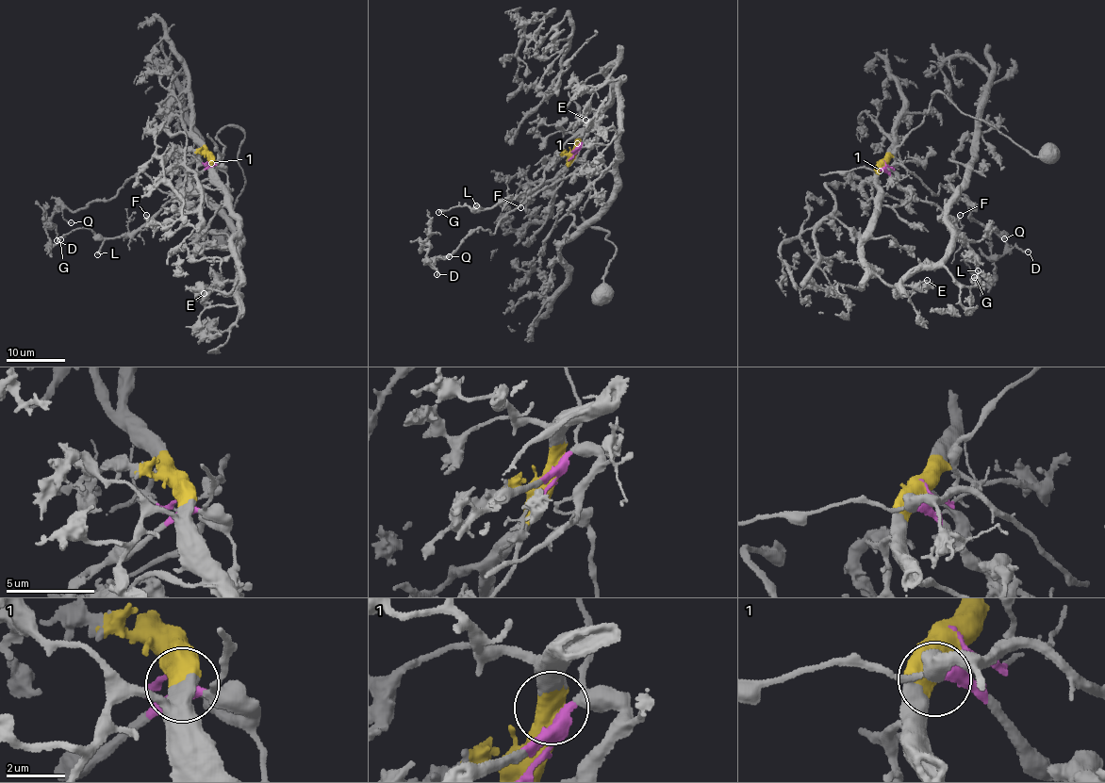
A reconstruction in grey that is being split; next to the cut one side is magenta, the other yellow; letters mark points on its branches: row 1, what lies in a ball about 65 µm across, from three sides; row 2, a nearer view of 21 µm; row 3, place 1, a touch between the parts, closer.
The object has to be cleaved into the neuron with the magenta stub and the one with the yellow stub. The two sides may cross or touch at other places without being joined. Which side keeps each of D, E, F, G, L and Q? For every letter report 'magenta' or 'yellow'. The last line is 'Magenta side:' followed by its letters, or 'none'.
D: magenta
E: yellow
F: magenta
G: magenta
L: magenta
Q: magenta
Magenta side: D, F, G, L, Q

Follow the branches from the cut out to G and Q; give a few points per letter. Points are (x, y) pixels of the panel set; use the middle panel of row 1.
G: (576, 153), (574, 150), (545, 170), (543, 183), (519, 196), (500, 200), (488, 209), (455, 205), (439, 212)
Q: (576, 153), (590, 145), (583, 166), (524, 200), (495, 233), (474, 228), (439, 257), (449, 256)

